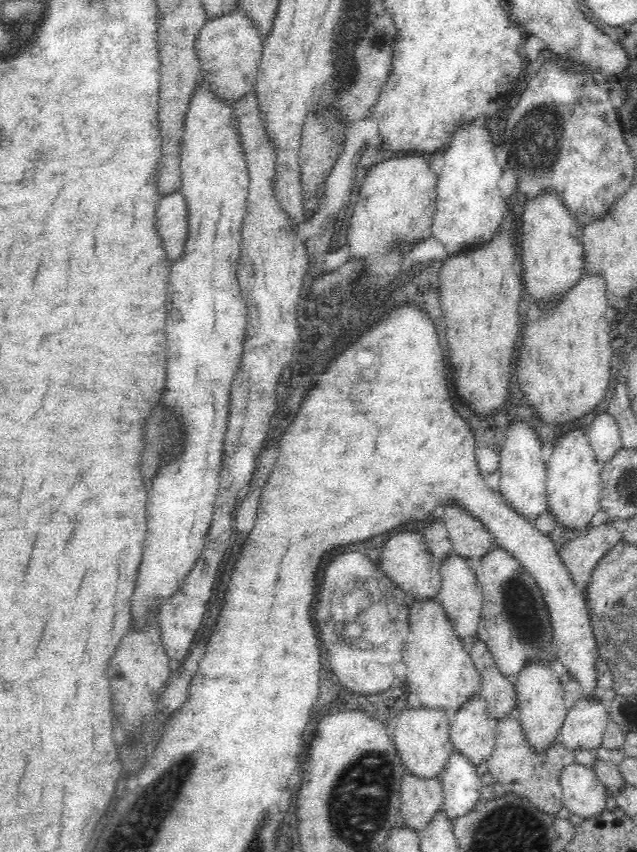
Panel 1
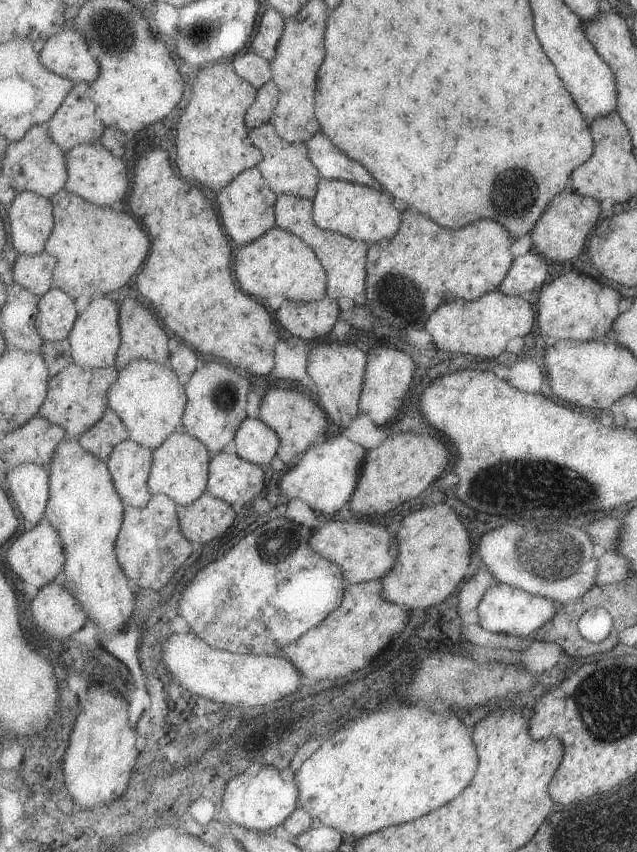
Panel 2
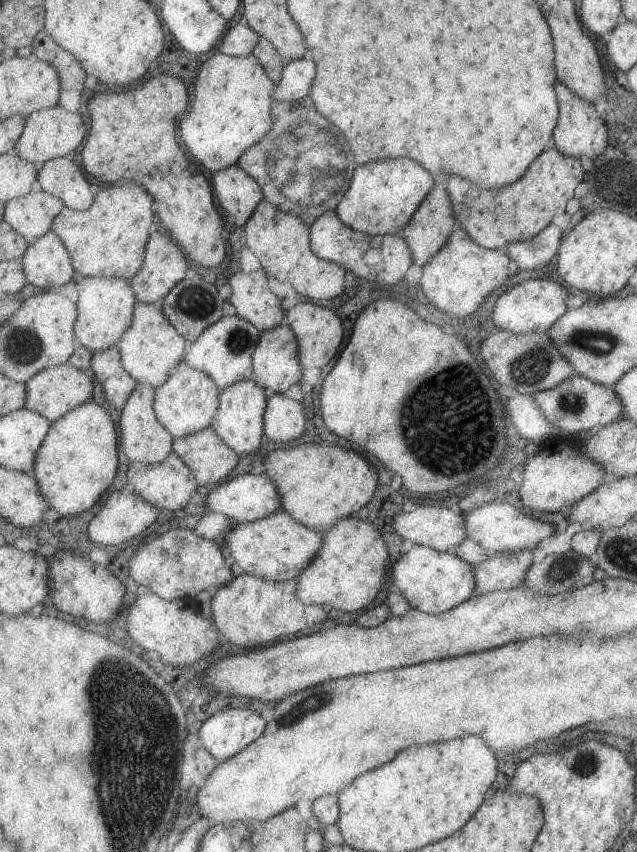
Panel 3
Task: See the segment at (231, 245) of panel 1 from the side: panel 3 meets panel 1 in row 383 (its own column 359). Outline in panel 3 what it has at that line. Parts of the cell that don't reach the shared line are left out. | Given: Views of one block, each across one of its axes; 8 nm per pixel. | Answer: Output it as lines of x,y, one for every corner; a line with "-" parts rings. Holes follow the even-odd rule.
407,157
358,165
353,182
337,207
337,214
353,230
374,236
402,234
413,215
436,187
435,176

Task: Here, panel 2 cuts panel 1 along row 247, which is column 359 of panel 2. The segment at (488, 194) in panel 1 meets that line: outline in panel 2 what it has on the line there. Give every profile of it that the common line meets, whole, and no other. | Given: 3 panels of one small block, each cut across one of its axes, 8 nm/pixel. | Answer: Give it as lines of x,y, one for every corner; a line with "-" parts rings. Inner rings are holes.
343,433
337,434
329,441
322,441
300,456
299,462
282,476
283,496
291,499
305,500
317,513
334,515
345,504
349,505
360,484
361,470
368,450
361,444
353,442

